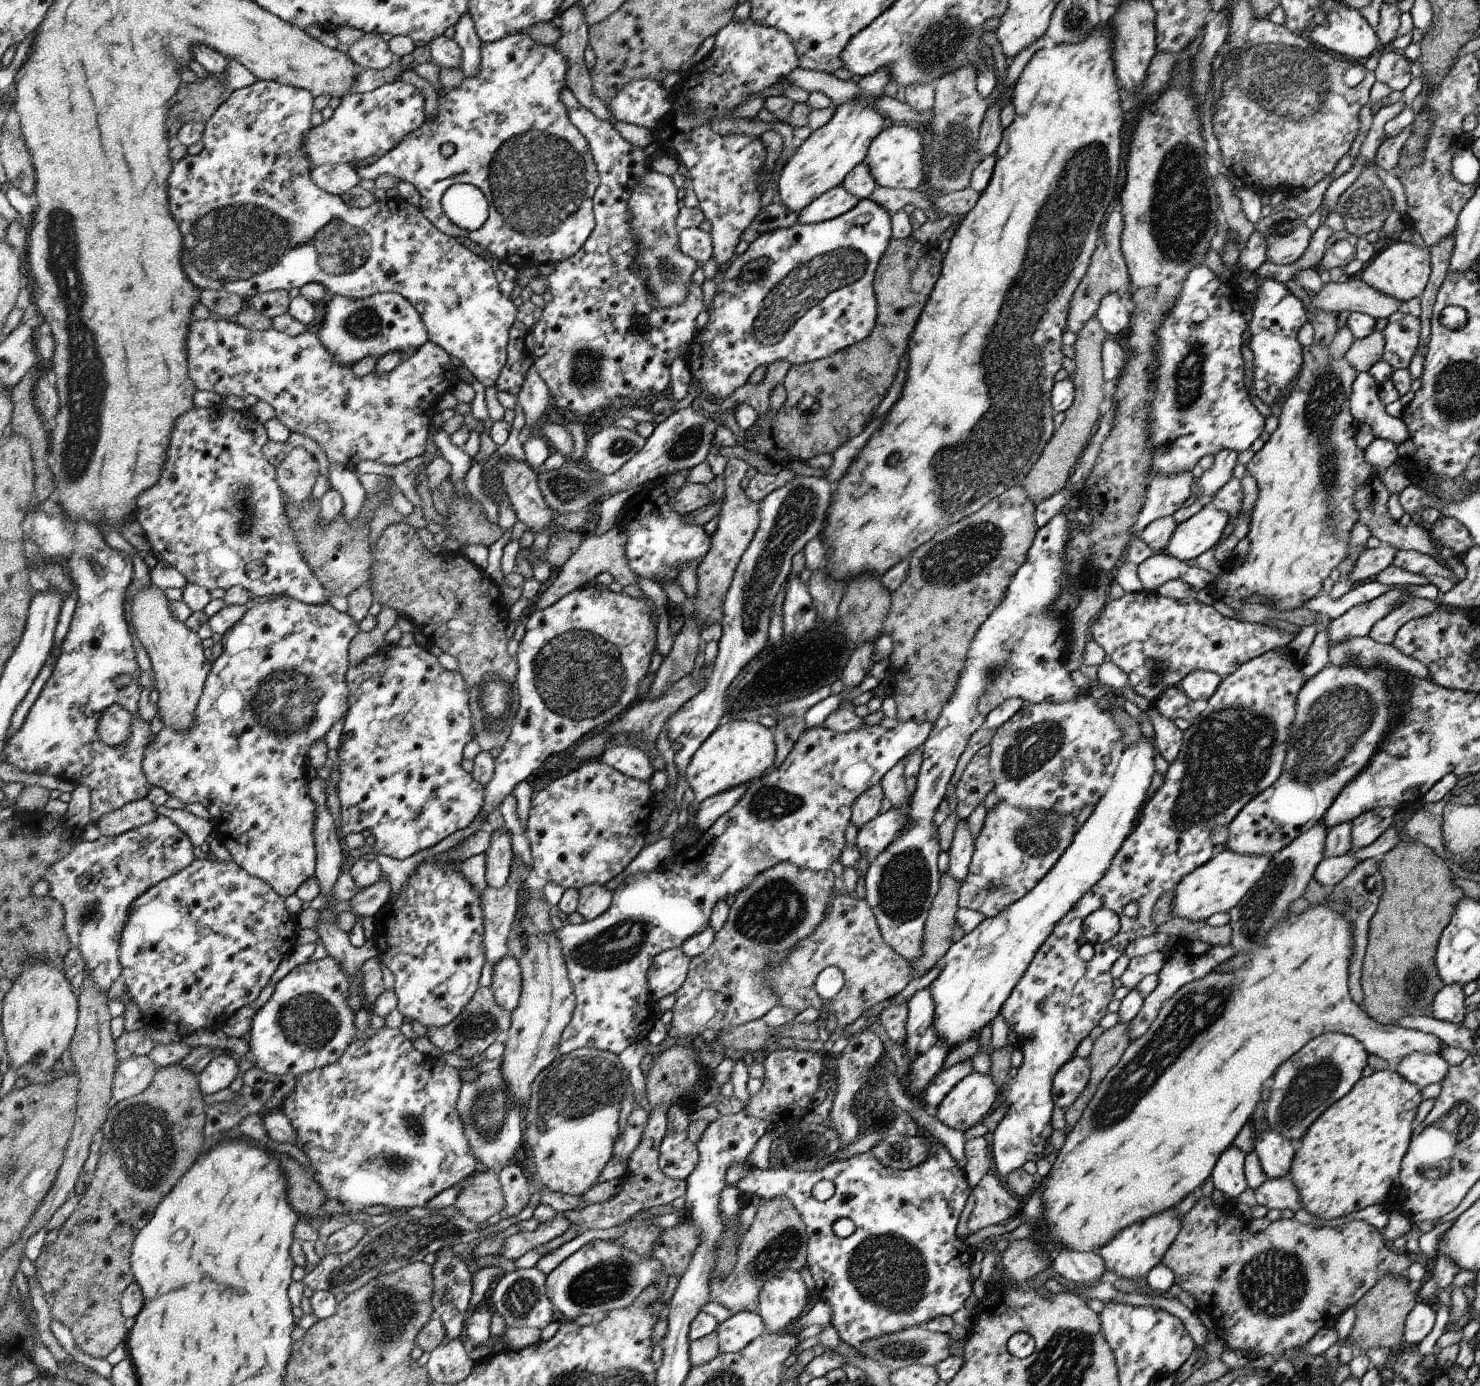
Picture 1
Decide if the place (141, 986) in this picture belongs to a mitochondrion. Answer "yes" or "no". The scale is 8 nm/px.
no

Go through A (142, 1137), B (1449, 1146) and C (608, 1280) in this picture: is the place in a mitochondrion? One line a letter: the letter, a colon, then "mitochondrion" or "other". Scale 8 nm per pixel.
A: mitochondrion
B: mitochondrion
C: mitochondrion

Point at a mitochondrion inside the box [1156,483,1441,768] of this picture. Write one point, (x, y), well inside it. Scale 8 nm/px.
(1349, 655)

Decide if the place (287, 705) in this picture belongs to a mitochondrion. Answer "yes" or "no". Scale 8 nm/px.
yes

